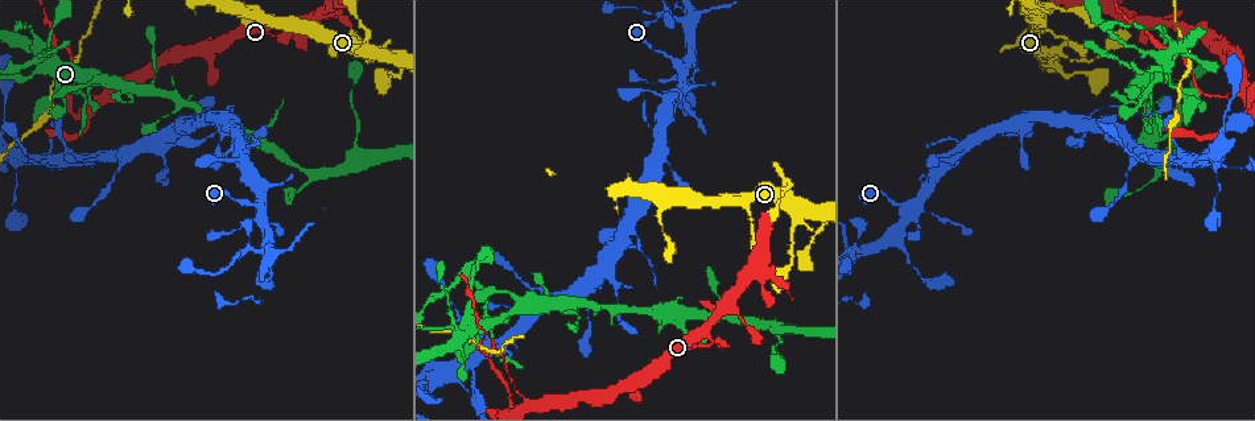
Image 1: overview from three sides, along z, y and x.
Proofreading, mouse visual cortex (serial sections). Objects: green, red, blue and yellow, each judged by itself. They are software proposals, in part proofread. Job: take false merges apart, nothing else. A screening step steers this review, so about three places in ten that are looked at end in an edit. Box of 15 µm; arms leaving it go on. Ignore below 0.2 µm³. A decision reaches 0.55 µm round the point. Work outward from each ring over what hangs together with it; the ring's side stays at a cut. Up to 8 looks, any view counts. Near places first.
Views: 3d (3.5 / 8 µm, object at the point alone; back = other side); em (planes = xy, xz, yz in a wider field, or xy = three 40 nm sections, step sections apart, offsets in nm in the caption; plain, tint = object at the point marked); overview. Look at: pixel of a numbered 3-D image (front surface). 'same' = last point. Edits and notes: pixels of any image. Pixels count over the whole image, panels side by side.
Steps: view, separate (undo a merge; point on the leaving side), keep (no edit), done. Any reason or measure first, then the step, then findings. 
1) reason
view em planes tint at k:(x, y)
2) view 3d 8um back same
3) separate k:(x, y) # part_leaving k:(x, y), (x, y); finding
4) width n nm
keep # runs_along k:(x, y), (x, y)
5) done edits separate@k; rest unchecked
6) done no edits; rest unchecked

three arms meet
view 3d 8um at 1:(102, 93)

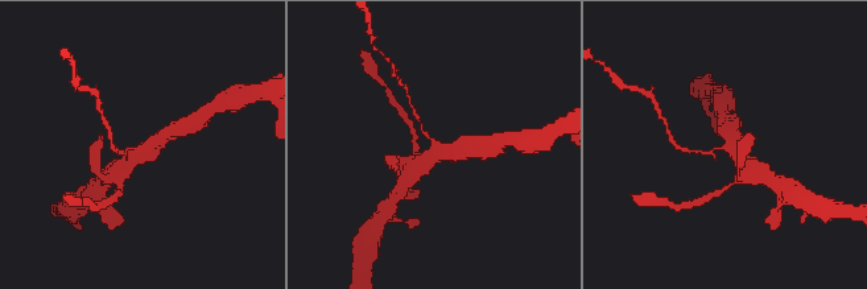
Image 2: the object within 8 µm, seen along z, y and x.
arms 3; arm_widths 150, 400, 450 nm
view em xy step 3 tint at 2:(728, 150)

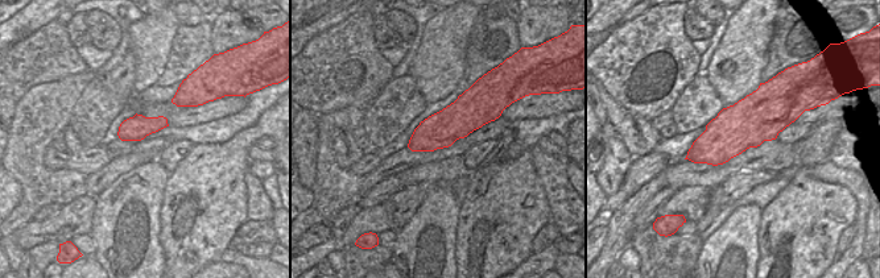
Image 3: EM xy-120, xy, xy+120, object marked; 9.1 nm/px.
separate 2:(120, 152) # part_leaving 2:(428, 137), (417, 122), (407, 90); a second cell is stuck on

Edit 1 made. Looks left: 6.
thin arm on a thick one
view 3d 8um at 1:(468, 362)

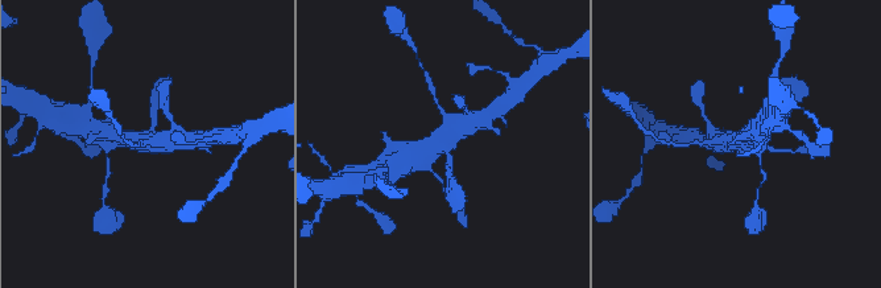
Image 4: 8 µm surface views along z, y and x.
arms 4; arm_widths 150, 200, 500, 600 nm; need the tissue
view em xy step 3 tint at 4:(743, 145)

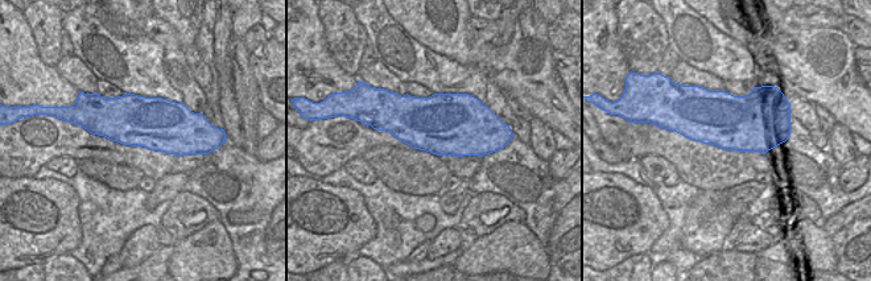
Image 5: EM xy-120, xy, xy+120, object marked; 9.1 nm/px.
keep # all the same cell

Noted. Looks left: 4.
abrupt turn
view 3d 3.5um at 1:(1166, 71)

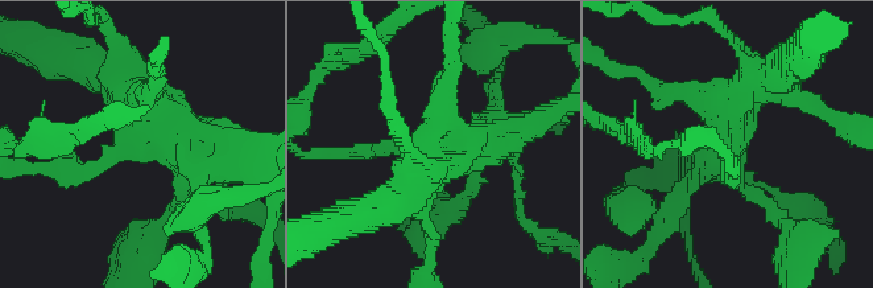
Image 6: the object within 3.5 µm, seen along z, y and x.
need the tissue
view em xy step 5 tint at 6:(118, 153)

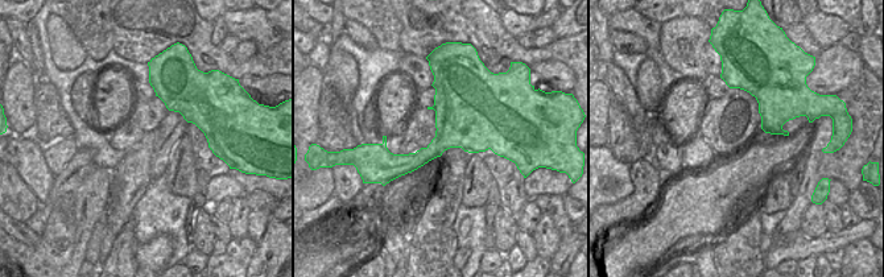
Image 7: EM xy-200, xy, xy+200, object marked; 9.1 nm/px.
width 480 nm
separate 6:(56, 169) # part_leaving 6:(108, 161), (69, 173), (28, 169); a second cell is stuck on

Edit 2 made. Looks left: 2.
done edits separate@2, separate@6; rest unchecked

